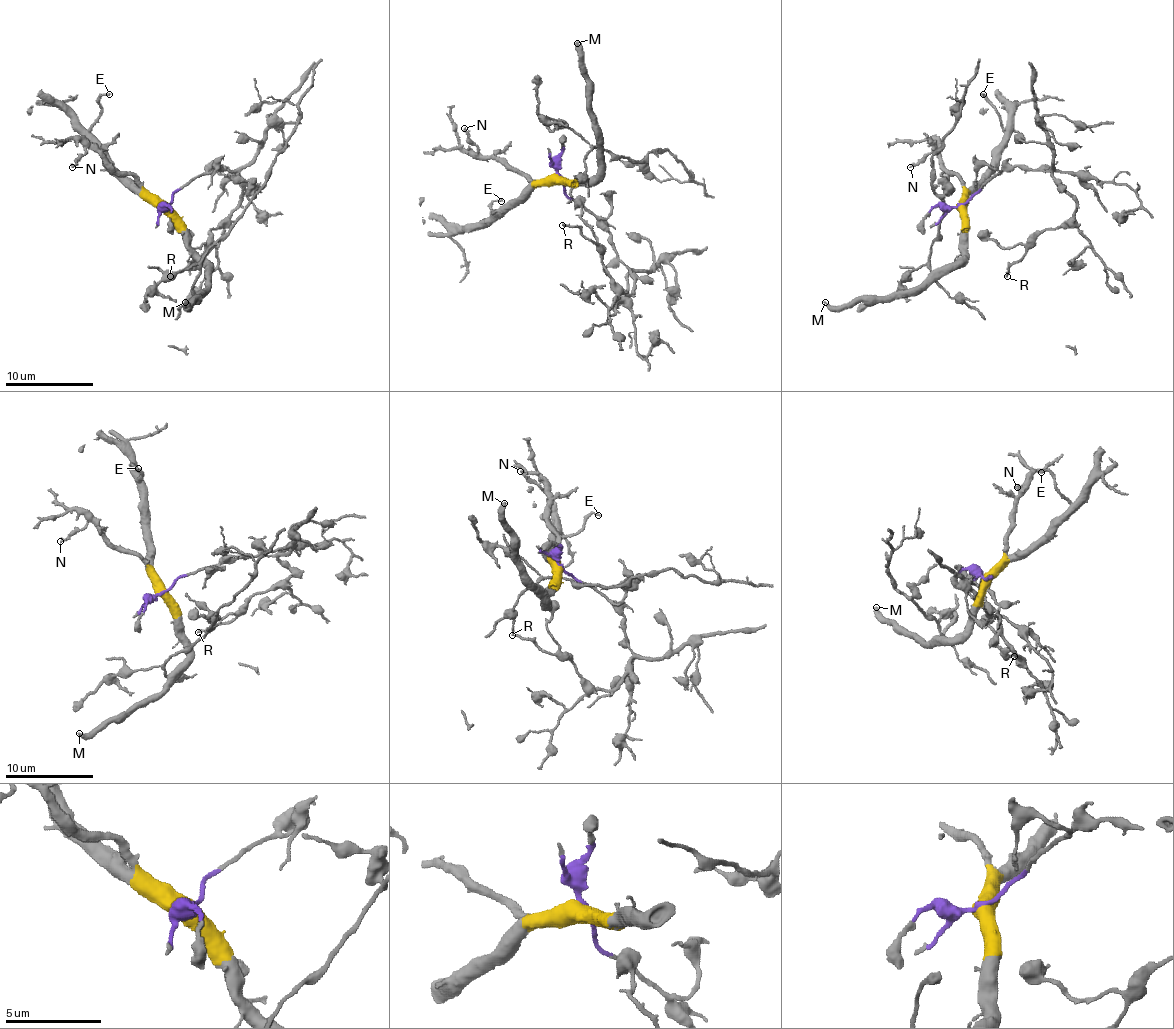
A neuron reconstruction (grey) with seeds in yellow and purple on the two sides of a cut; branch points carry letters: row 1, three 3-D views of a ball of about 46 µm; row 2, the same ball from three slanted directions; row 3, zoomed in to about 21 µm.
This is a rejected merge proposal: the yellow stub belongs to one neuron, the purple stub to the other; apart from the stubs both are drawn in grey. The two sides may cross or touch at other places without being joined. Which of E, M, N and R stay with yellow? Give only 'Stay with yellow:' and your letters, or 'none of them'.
Stay with yellow: E, M, N

